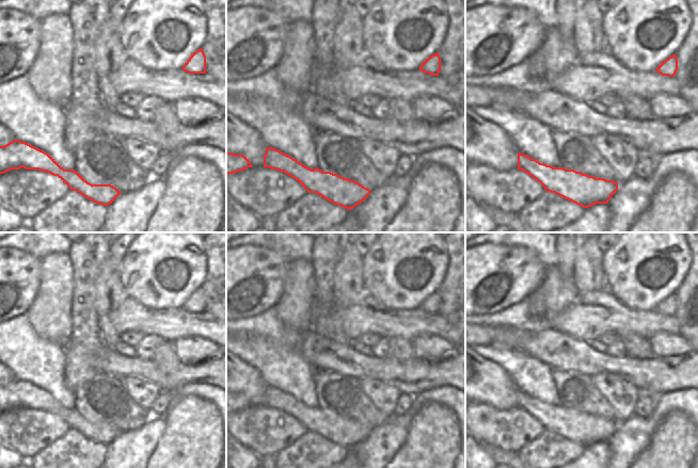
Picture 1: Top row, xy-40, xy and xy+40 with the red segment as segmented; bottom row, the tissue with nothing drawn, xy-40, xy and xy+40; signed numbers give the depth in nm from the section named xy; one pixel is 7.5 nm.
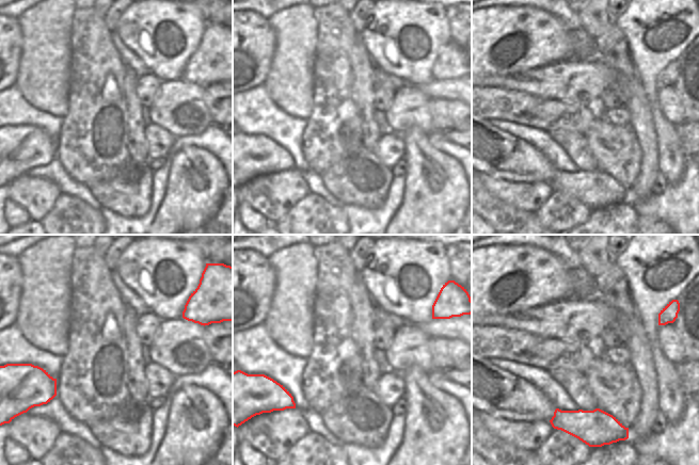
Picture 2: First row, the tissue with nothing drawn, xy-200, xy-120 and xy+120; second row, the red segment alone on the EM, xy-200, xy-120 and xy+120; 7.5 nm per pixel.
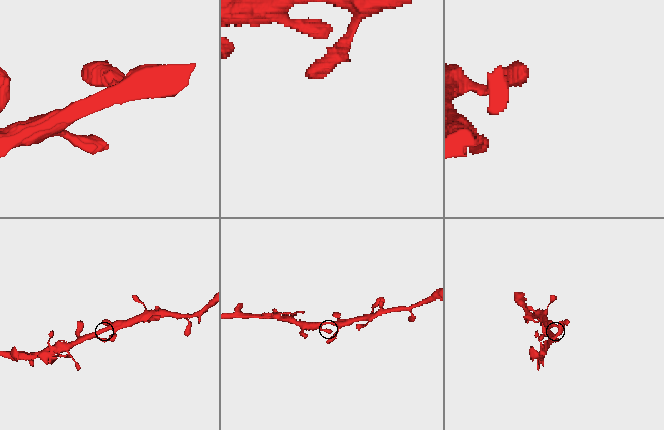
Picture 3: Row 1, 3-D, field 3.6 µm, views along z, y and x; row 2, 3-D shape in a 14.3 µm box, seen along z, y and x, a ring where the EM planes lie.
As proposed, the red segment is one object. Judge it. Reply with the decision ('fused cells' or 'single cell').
single cell

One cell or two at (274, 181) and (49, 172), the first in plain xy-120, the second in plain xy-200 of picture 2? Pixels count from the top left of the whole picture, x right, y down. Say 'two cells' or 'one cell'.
two cells

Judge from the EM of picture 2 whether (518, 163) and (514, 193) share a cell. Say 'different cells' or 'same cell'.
different cells

